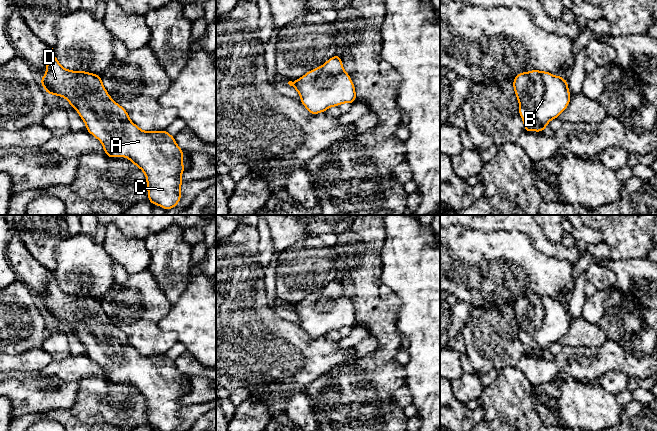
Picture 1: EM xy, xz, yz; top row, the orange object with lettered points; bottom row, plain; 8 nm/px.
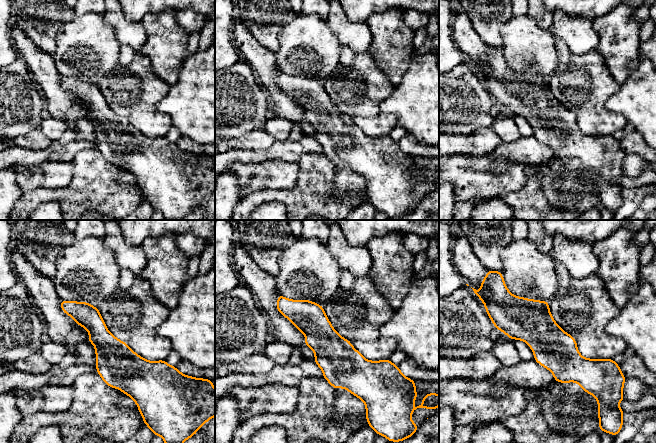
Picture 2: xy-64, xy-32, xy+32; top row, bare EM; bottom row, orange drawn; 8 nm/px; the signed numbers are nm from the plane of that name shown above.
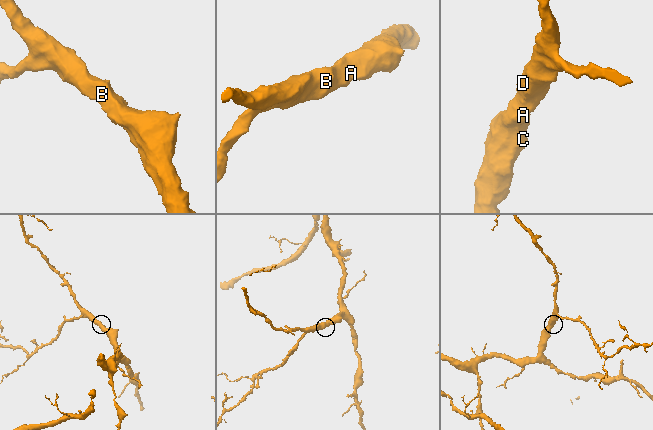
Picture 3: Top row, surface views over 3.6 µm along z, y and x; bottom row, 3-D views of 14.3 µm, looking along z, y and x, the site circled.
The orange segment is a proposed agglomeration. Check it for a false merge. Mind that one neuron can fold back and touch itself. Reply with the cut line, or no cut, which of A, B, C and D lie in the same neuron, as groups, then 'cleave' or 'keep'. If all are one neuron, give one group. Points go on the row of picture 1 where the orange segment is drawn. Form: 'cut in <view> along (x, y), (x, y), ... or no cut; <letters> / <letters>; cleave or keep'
no cut; A B C D; keep

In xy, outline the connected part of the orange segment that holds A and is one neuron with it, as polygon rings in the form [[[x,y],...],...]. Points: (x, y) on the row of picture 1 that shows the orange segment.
[[[52,50],[47,58],[45,76],[40,82],[47,94],[65,97],[86,124],[86,130],[96,137],[104,148],[104,153],[116,158],[127,157],[146,175],[148,199],[166,211],[175,207],[180,199],[180,186],[184,183],[180,175],[183,168],[183,150],[176,144],[174,136],[166,130],[146,132],[136,126],[127,111],[118,105],[103,86],[101,75],[86,71],[71,71],[63,68]]]

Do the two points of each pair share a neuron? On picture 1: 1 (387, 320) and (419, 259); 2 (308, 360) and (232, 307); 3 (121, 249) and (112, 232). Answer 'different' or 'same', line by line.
1: different
2: same
3: same

